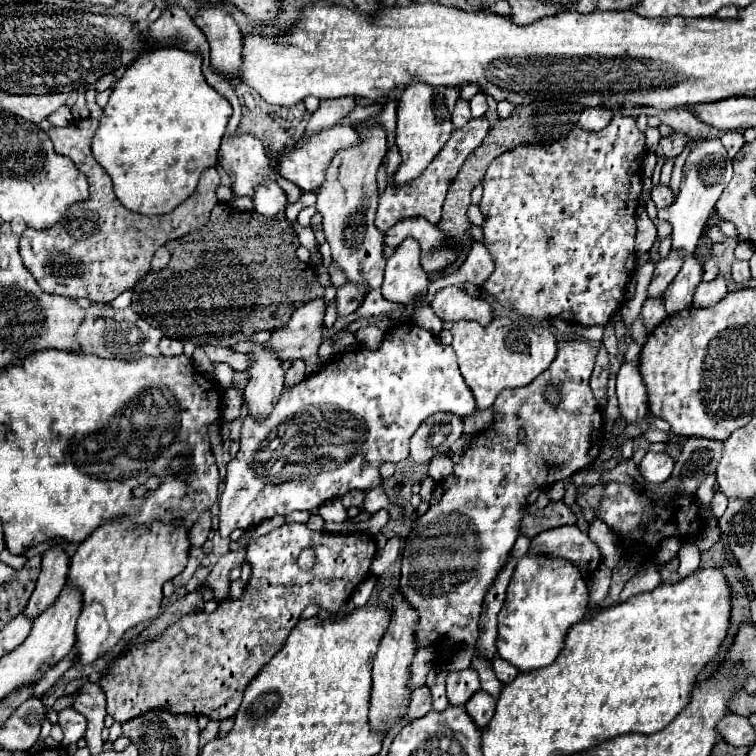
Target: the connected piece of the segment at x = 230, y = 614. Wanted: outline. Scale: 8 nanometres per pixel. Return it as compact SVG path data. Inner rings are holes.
M284 523L282 527L278 527L278 529L274 529L274 531L266 533L266 535L262 535L262 537L250 541L248 547L246 547L246 559L248 559L248 563L252 565L252 575L250 575L250 581L248 581L248 585L246 585L242 597L240 597L240 599L224 599L224 601L218 605L218 609L216 609L214 613L210 613L210 615L202 611L202 613L194 613L194 615L182 617L176 625L172 625L172 627L170 627L162 637L158 637L156 641L152 641L152 643L148 643L148 645L142 645L142 647L130 647L130 649L126 649L126 651L112 663L112 669L110 669L110 671L102 677L102 681L100 681L102 691L106 693L106 713L108 713L110 717L114 717L114 721L120 721L120 723L130 721L130 719L134 719L134 717L138 717L138 715L142 715L142 713L146 713L146 711L150 711L150 709L168 709L168 711L172 711L172 713L196 713L196 715L204 713L204 715L208 715L210 719L234 717L236 711L238 711L238 707L240 707L242 693L244 693L246 685L250 683L252 677L256 677L256 673L258 673L258 671L276 655L276 651L284 645L286 637L290 635L290 631L292 631L294 625L298 623L300 613L302 613L306 607L310 607L310 605L318 605L318 607L322 607L322 609L328 611L328 613L338 613L338 611L346 605L348 597L350 597L352 591L356 589L356 585L360 585L362 581L366 581L366 579L370 577L370 565L372 565L374 555L376 555L376 547L374 547L374 539L372 539L370 535L362 535L362 533L340 535L340 533L328 533L328 531L320 531L320 533L318 533L318 531L308 529L304 523ZM304 547L312 547L314 553L316 553L316 563L314 563L314 567L312 567L310 571L302 571L302 569L296 565L296 557L298 557L300 549L304 549Z

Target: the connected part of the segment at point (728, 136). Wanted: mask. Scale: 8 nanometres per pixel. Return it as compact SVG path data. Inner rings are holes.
M726 131L726 133L722 133L720 141L726 147L726 151L728 151L730 157L734 157L738 153L738 149L744 145L744 137L742 137L740 131Z

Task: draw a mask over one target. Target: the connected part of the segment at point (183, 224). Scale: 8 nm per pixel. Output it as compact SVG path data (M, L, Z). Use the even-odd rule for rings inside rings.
M82 119L70 123L68 127L52 127L48 131L56 153L70 157L88 177L90 199L86 203L70 207L64 221L60 221L52 229L26 229L20 239L20 255L28 271L36 277L46 293L66 295L74 299L86 297L96 303L110 303L122 291L132 289L144 275L150 273L150 261L166 241L184 237L208 223L210 211L218 203L216 189L220 185L220 175L214 167L206 169L196 191L168 215L148 217L132 213L118 201L108 173L92 157L90 143L96 127L96 121Z

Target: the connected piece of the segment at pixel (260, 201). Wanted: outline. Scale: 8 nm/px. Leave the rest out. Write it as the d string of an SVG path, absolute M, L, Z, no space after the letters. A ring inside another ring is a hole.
M274 179L256 187L256 195L254 195L254 211L256 213L260 213L264 217L272 217L280 211L286 211L286 207L288 207L286 191Z

